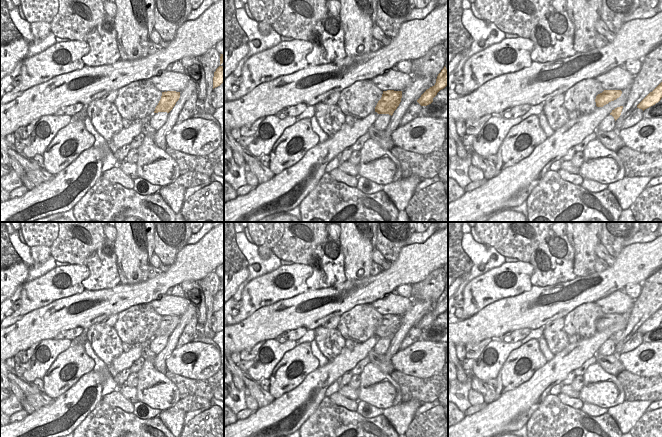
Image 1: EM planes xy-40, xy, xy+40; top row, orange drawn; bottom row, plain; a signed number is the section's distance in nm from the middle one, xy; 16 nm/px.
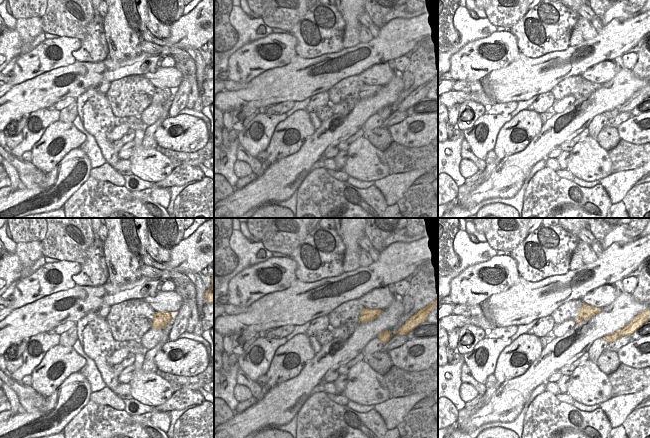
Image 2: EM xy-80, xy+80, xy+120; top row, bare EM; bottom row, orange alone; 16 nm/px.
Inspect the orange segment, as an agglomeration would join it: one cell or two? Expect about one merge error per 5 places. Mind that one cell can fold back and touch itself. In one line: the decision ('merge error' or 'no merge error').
merge error

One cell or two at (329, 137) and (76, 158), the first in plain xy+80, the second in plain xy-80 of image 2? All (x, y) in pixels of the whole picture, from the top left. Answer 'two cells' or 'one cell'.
one cell

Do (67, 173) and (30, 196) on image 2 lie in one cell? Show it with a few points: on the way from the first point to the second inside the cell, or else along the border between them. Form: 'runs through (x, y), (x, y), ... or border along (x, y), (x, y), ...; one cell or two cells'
runs through (58, 182), (53, 183), (39, 193); one cell

